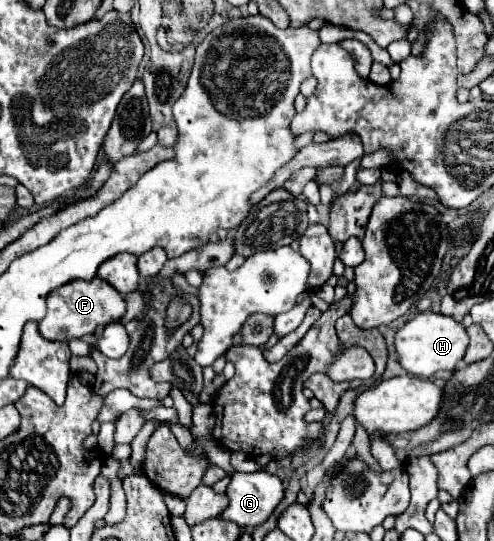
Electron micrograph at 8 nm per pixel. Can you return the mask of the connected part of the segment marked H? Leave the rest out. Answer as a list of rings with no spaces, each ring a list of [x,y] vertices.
[[[431,310],[419,312],[395,332],[395,350],[399,354],[399,364],[409,374],[419,378],[429,378],[437,370],[455,370],[457,362],[467,350],[467,344],[467,332],[459,322],[455,322],[451,316],[443,316]]]

